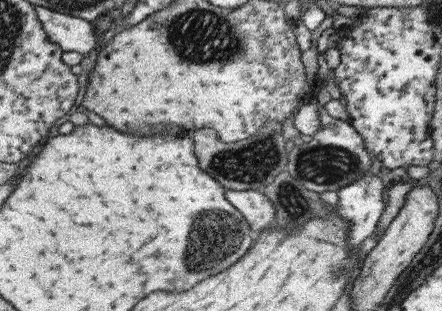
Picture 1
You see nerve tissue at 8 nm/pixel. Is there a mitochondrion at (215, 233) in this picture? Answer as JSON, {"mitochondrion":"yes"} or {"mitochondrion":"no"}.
{"mitochondrion":"yes"}

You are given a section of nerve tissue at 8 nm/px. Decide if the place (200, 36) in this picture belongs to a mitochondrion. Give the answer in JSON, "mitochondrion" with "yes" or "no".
{"mitochondrion":"yes"}

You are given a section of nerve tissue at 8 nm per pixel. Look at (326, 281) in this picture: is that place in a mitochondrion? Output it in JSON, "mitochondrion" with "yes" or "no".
{"mitochondrion":"no"}

